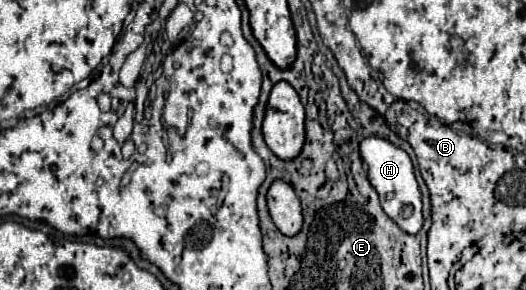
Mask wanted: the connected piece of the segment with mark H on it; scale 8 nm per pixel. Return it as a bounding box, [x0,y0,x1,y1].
[361,136,423,236]

